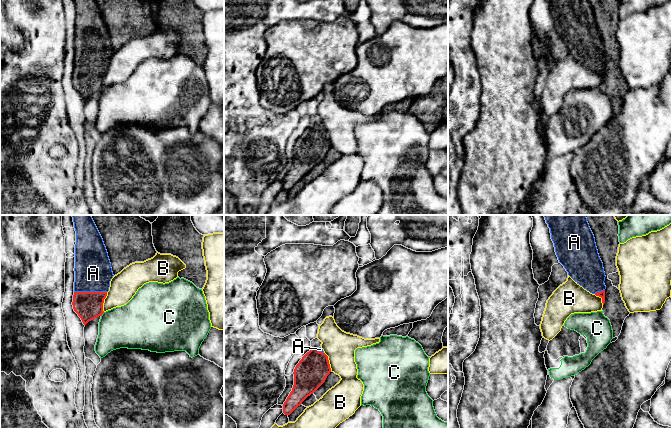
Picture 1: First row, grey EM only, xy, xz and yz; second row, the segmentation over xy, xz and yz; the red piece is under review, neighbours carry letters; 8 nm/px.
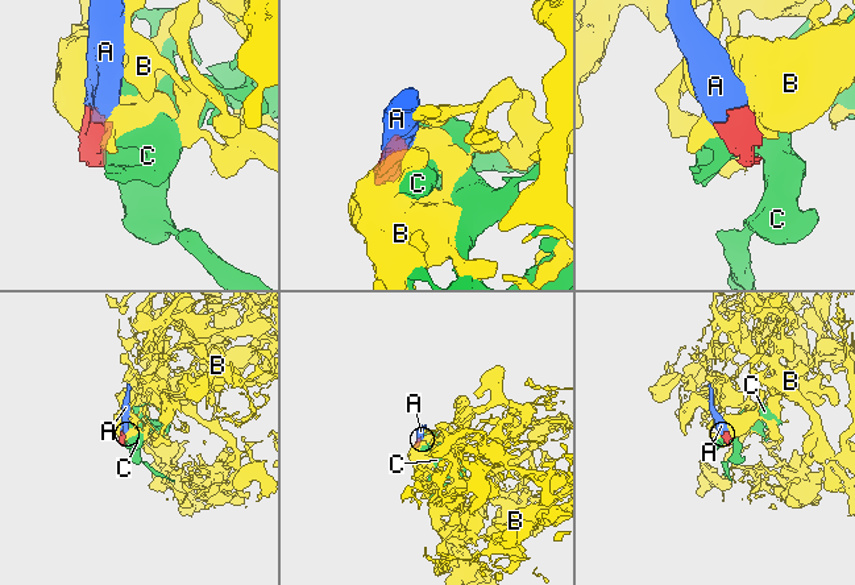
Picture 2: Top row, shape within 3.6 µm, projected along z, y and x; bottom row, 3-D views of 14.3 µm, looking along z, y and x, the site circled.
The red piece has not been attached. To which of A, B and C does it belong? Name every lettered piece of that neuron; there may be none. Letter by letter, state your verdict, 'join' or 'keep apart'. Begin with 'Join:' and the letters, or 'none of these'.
Join: A
A: join
B: keep apart
C: keep apart

